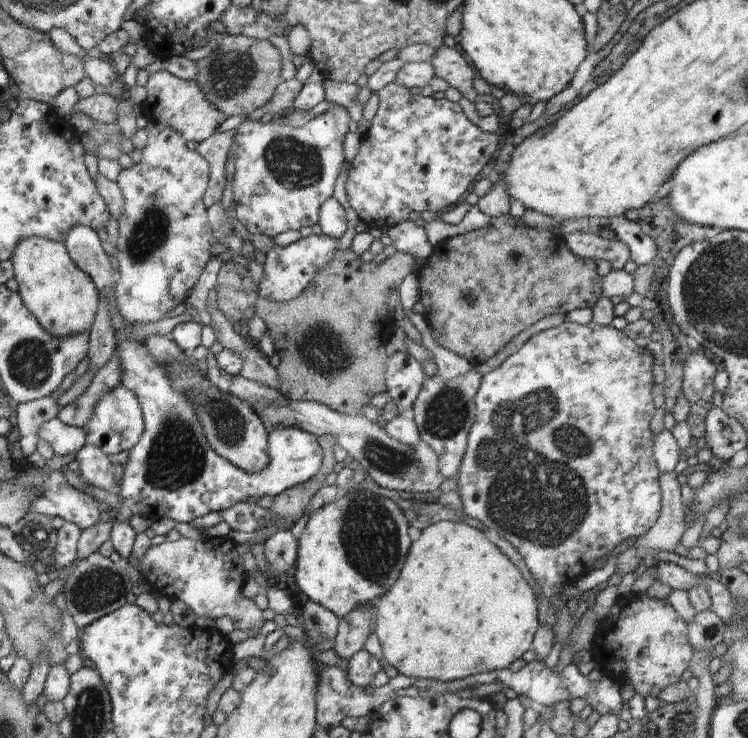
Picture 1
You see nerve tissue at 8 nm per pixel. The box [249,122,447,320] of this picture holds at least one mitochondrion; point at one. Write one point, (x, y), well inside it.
(298, 165)

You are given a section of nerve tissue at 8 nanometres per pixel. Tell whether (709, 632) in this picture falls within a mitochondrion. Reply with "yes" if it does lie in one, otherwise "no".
yes

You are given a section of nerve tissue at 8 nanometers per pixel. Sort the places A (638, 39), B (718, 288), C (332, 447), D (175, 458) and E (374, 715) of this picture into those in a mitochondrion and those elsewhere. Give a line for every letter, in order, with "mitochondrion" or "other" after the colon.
A: other
B: mitochondrion
C: other
D: mitochondrion
E: other

